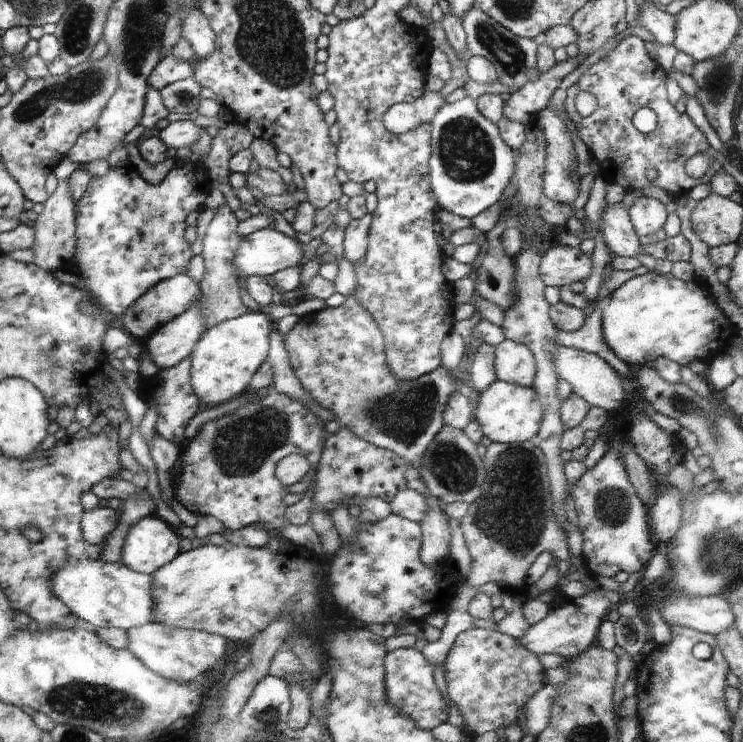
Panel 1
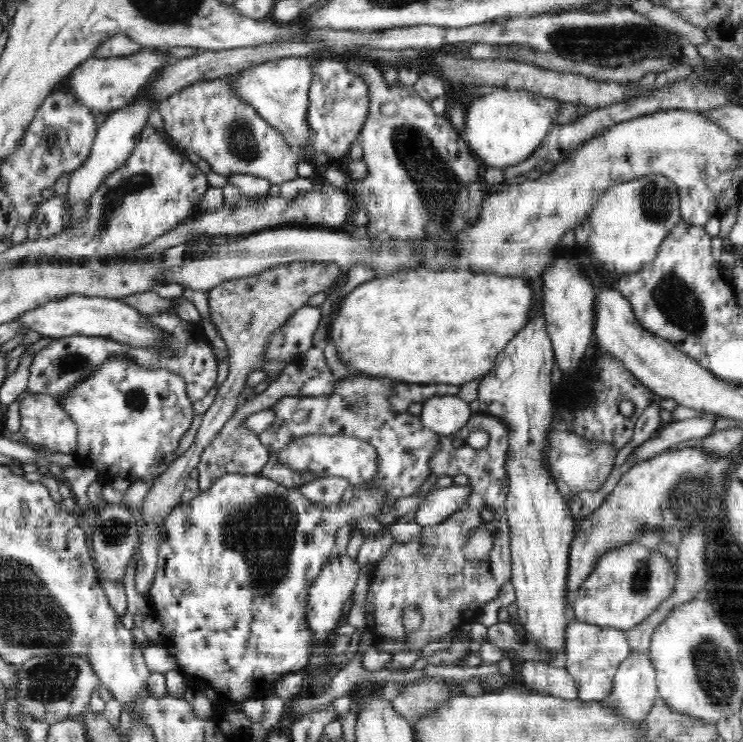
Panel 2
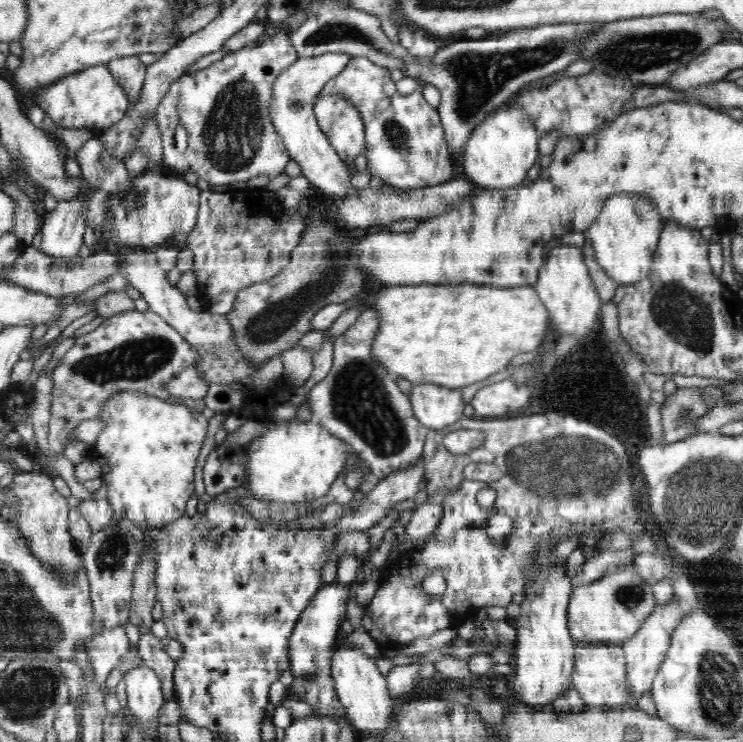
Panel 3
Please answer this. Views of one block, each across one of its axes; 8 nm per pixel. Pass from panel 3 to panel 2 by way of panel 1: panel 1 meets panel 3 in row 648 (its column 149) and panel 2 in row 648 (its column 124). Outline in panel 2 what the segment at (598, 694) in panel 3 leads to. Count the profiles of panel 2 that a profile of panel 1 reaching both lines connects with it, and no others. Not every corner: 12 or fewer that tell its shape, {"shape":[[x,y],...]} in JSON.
{"shape":[[571,617],[565,667],[579,700],[610,697],[624,631]]}

